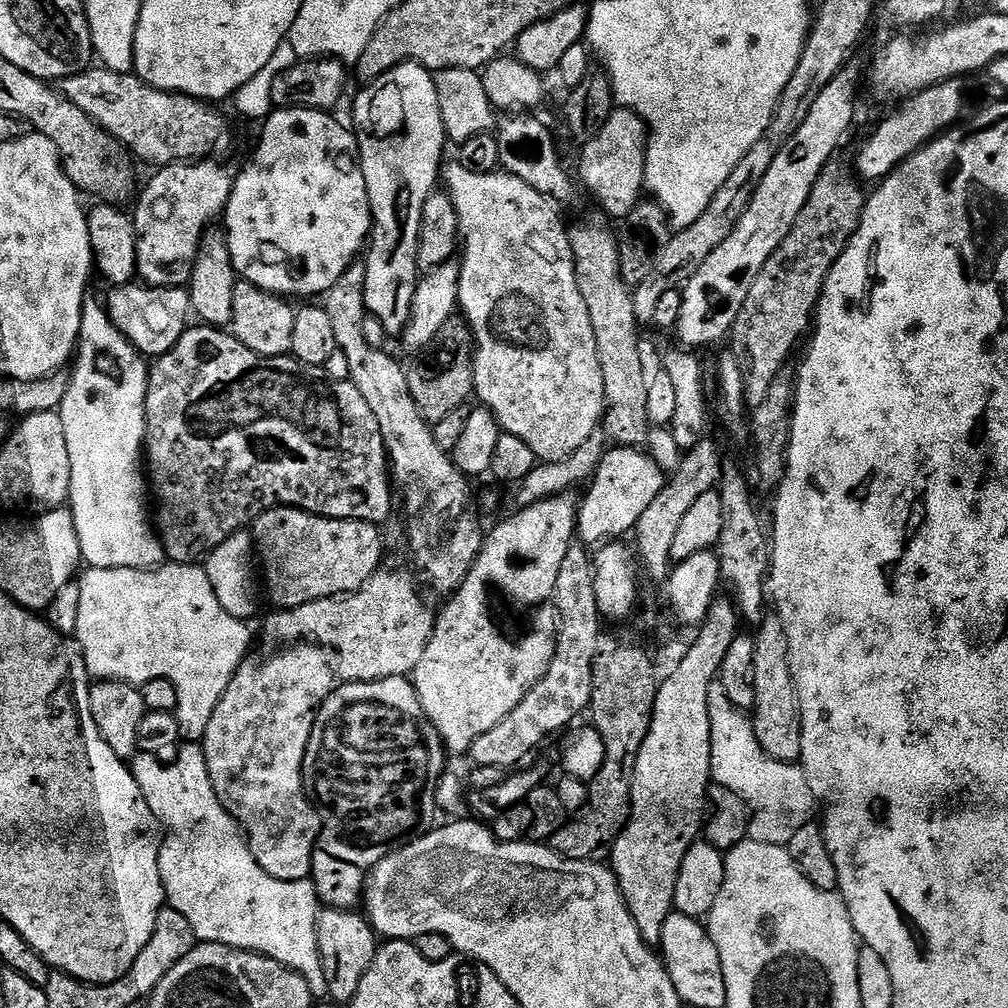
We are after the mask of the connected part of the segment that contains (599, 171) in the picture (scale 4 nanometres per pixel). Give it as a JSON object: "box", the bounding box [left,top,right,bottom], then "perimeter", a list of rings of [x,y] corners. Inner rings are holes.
{"box":[579,107,647,218],"perimeter":[[[617,107],[604,119],[604,123],[585,144],[588,145],[580,156],[579,183],[581,185],[584,183],[588,187],[589,194],[600,203],[599,211],[605,217],[627,218],[632,213],[632,207],[640,203],[642,193],[645,191],[647,127],[639,116],[629,112],[627,108]]]}

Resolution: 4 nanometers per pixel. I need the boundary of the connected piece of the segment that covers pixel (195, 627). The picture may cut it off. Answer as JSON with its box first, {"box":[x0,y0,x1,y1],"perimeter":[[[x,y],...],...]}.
{"box":[74,562,252,742],"perimeter":[[[165,562],[159,568],[85,567],[79,573],[78,583],[82,590],[82,599],[78,606],[78,626],[74,633],[74,639],[80,646],[80,653],[84,655],[89,677],[93,681],[124,680],[128,684],[137,686],[150,682],[150,678],[166,678],[170,682],[174,682],[174,690],[178,690],[178,706],[175,714],[180,723],[180,735],[188,742],[203,741],[206,726],[210,726],[210,718],[214,715],[214,706],[218,706],[222,694],[226,694],[226,686],[230,686],[234,674],[249,655],[248,647],[252,644],[252,632],[248,629],[249,625],[245,621],[234,618],[234,614],[226,614],[226,610],[222,610],[222,602],[218,602],[218,594],[214,594],[214,586],[210,586],[207,571],[196,562],[191,564]]]}

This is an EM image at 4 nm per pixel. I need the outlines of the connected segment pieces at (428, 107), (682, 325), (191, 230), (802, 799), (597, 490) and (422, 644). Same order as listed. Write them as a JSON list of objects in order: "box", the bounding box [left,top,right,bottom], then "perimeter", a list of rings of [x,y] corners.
[{"box":[352,64,449,338],"perimeter":[[[399,64],[390,69],[386,74],[382,74],[378,79],[365,83],[364,88],[356,96],[356,105],[352,108],[352,120],[356,123],[354,135],[356,144],[360,147],[360,165],[362,174],[366,178],[366,190],[370,194],[370,206],[372,207],[372,234],[370,243],[366,248],[366,282],[364,283],[364,293],[366,294],[366,306],[368,314],[378,318],[382,326],[386,326],[389,337],[396,338],[403,333],[404,328],[408,325],[410,310],[414,302],[416,285],[418,283],[418,269],[416,266],[416,255],[418,254],[418,226],[422,222],[422,206],[430,194],[437,191],[438,181],[442,176],[442,169],[445,167],[444,144],[449,143],[448,135],[444,132],[444,123],[442,122],[442,110],[438,106],[438,90],[436,89],[436,78],[428,69],[423,68],[420,64]]]},{"box":[674,67,862,350],"perimeter":[[[844,67],[829,82],[826,90],[818,94],[814,106],[810,106],[810,114],[802,118],[802,126],[798,126],[782,150],[778,150],[770,170],[766,170],[762,182],[758,182],[758,190],[754,190],[746,214],[738,218],[738,226],[730,230],[730,238],[726,238],[726,242],[722,242],[722,246],[718,246],[718,250],[714,250],[714,254],[710,254],[710,258],[706,258],[706,262],[702,262],[683,285],[674,334],[684,343],[681,345],[685,349],[701,350],[731,333],[754,278],[762,274],[762,266],[766,266],[770,254],[774,254],[786,234],[790,234],[822,170],[833,163],[835,156],[832,155],[847,138],[856,116],[856,83],[862,80],[862,72],[852,67]]]},{"box":[135,158,238,288],"perimeter":[[[205,158],[195,162],[166,164],[155,169],[148,180],[148,185],[139,193],[135,201],[136,241],[138,242],[139,279],[149,288],[178,288],[187,285],[192,278],[194,262],[198,258],[200,239],[213,222],[219,221],[228,205],[232,187],[238,172],[228,164],[219,164],[216,158]]]},{"box":[708,682,814,846],"perimeter":[[[718,682],[708,687],[710,734],[712,735],[712,780],[726,786],[743,800],[749,813],[748,834],[758,842],[787,846],[790,838],[813,819],[814,797],[799,763],[775,760],[762,750],[751,719],[726,698]]]},{"box":[575,446,665,546],"perimeter":[[[623,446],[609,447],[596,467],[596,475],[587,485],[588,497],[581,499],[578,504],[575,535],[579,543],[603,546],[619,541],[627,532],[629,535],[650,502],[658,498],[665,483],[665,472],[647,451]]]},{"box":[264,566,437,682],"perimeter":[[[388,566],[381,567],[380,571],[375,572],[372,577],[366,581],[366,583],[358,589],[357,592],[350,592],[346,596],[331,596],[330,598],[322,598],[321,600],[315,600],[314,602],[306,602],[302,606],[298,606],[297,608],[285,608],[283,610],[276,610],[273,611],[273,616],[269,618],[268,621],[264,624],[264,632],[266,635],[269,636],[272,640],[284,640],[280,642],[304,642],[304,641],[311,641],[311,643],[327,650],[331,655],[334,657],[334,668],[335,671],[338,673],[339,679],[344,682],[366,682],[367,680],[381,680],[382,678],[390,678],[391,676],[408,676],[410,673],[413,672],[413,670],[416,669],[418,666],[418,662],[422,662],[422,654],[426,654],[426,646],[430,642],[430,638],[432,637],[432,631],[436,629],[436,617],[437,613],[435,611],[431,612],[430,609],[427,608],[426,605],[424,605],[424,600],[422,597],[420,597],[420,592],[418,589],[416,589],[416,580],[414,577],[411,576],[408,572],[403,572],[400,568],[388,568]]]}]

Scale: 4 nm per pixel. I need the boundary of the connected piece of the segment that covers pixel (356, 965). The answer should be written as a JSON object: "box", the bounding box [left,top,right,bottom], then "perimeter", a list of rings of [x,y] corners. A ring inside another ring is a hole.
{"box":[316,907,378,1006],"perimeter":[[[325,907],[316,920],[318,930],[318,954],[322,974],[326,974],[326,990],[331,999],[346,1006],[358,992],[358,985],[370,970],[378,947],[378,933],[359,911]]]}

